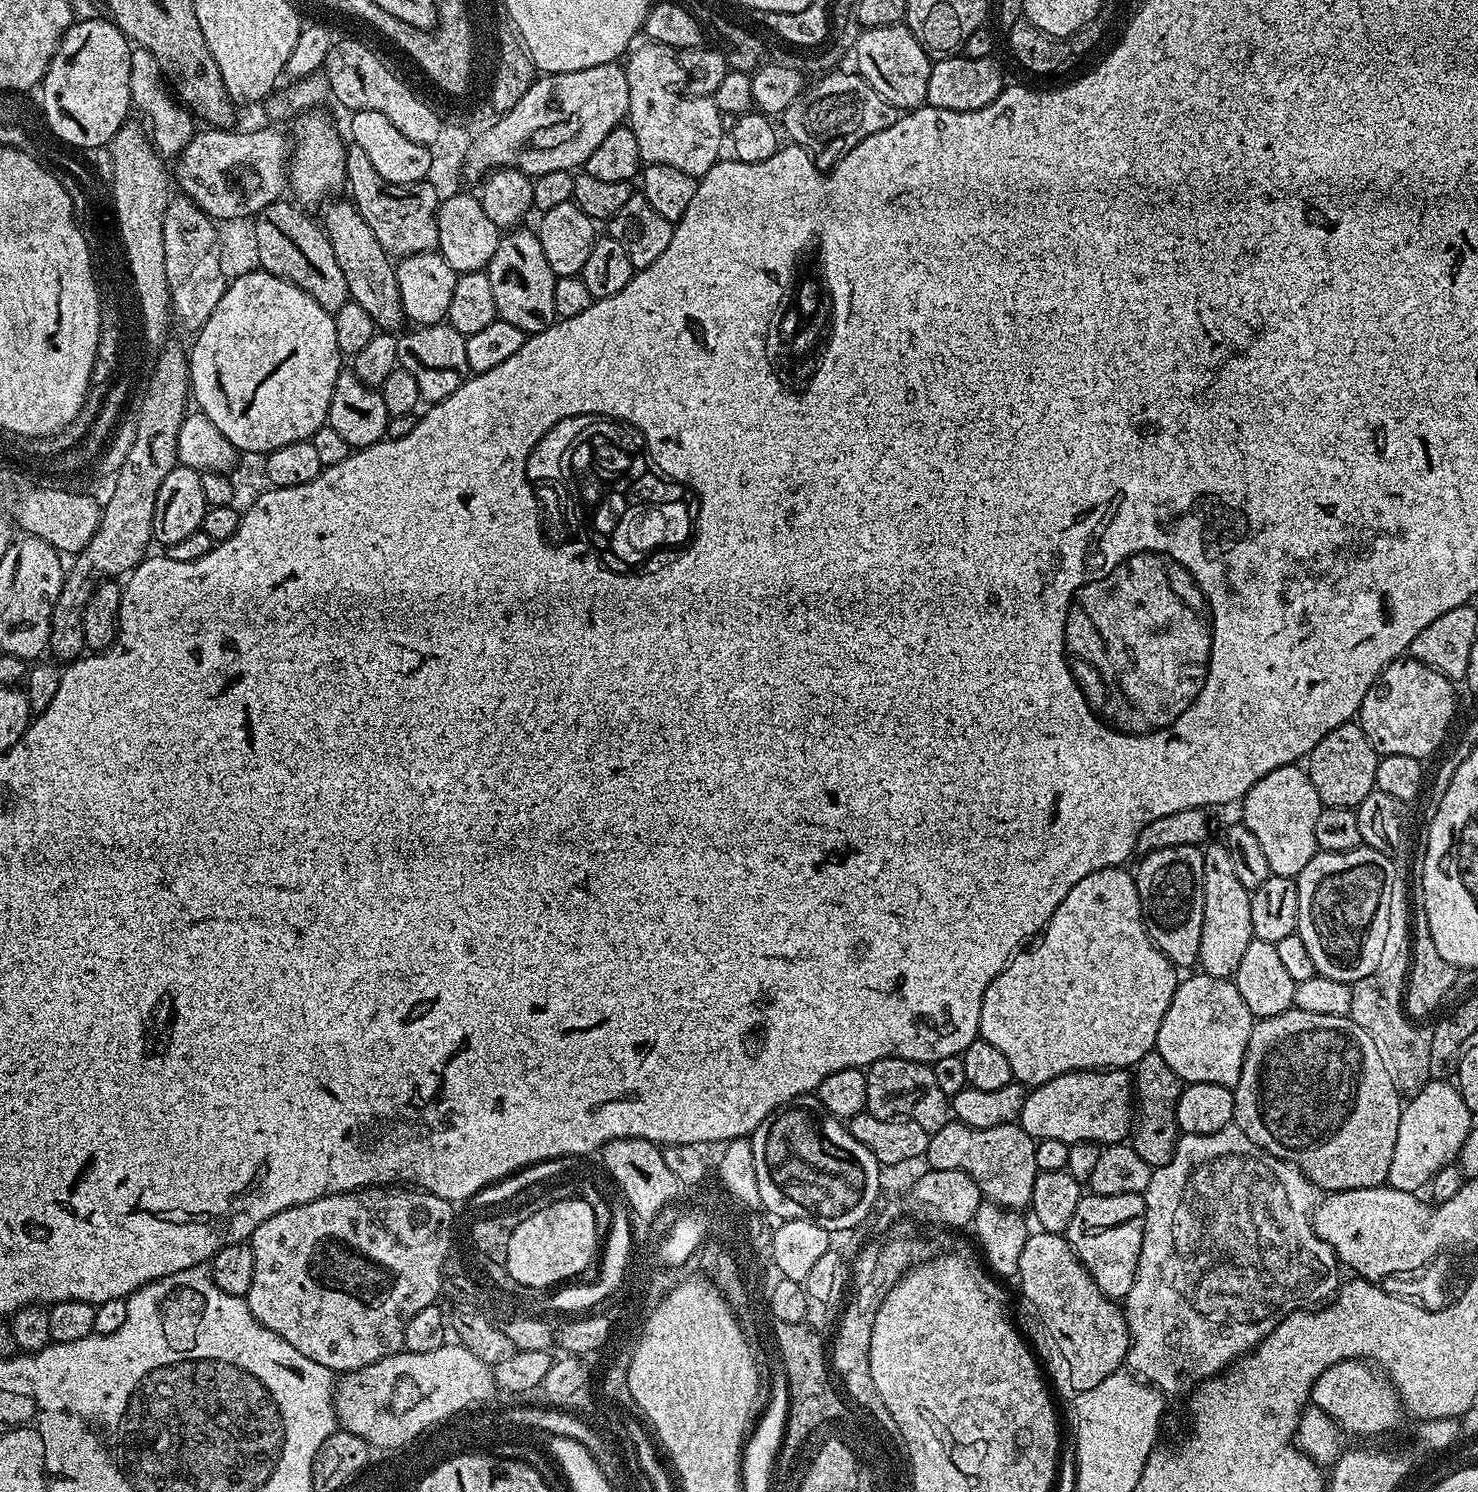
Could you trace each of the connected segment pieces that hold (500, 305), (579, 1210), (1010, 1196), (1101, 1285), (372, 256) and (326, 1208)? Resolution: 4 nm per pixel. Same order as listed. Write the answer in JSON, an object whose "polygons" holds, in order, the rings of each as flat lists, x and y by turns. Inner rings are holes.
{"polygons":[[[520,226,501,235,498,250,494,250,494,258,490,258,486,271,494,293,497,317,510,322,510,326,518,326,518,330,531,334,544,332,558,319,554,310,557,276,550,270,550,262,546,262,539,235,535,231,527,232,526,229,527,227]],[[581,1200,554,1201,538,1209,536,1214,526,1218,526,1222,519,1223,503,1250,503,1263,514,1281,523,1288,545,1290,561,1282,568,1282,566,1280,571,1276,586,1271,591,1266,592,1259,597,1259,598,1237,594,1212]],[[950,1122,942,1126,942,1130,931,1133,926,1153,927,1167,938,1170,962,1170,978,1182,978,1190,985,1201,998,1204,1002,1208,1024,1210,1031,1205,1034,1194,1034,1178,1036,1177,1036,1163,1034,1150,1036,1141,1026,1130,1020,1128,1019,1123,990,1126,989,1128,971,1128,959,1122]],[[1141,1194,1081,1195,1078,1210,1070,1218,1066,1233,1069,1246,1080,1257,1084,1269,1094,1278,1098,1290,1110,1300,1123,1301,1138,1270,1138,1254,1144,1233,1144,1198]],[[333,199,323,209,325,212,322,227,334,246,334,258,338,258,338,266,342,266,342,275,346,278,351,303,362,306,362,310,366,310,366,314,374,318,377,329,396,330,396,327,406,320,398,294,396,264,393,257,389,256,386,250,382,250,382,242,374,238,374,230,370,230,366,218,362,218,351,199,340,199]],[[377,1186,375,1188,360,1188,356,1192,339,1192,318,1198,314,1202,306,1202,298,1206,290,1206,290,1210,282,1210,274,1214,274,1218,266,1218,262,1226,254,1230,250,1237,252,1253,254,1254,254,1282,250,1282,250,1290,247,1294,247,1302,254,1318,266,1330,274,1330,278,1338,290,1342,298,1354,306,1354,310,1362,318,1362,318,1366,326,1366,334,1374,343,1374,362,1370,362,1366,370,1366,370,1362,378,1362,390,1354,401,1351,404,1347,404,1335,406,1334,406,1322,418,1314,426,1306,437,1303,436,1295,440,1292,440,1279,445,1279,446,1271,444,1263,447,1262,448,1252,454,1248,452,1242,452,1208,453,1201,443,1200,429,1192,413,1190,408,1186],[406,1230,414,1230,414,1240,420,1244,416,1250,420,1250,416,1260,420,1266,410,1268,410,1280,406,1280]]]}

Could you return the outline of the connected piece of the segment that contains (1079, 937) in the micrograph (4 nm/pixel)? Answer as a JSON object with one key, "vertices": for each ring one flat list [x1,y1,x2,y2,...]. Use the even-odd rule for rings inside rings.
{"vertices":[[1117,866,1086,874,1086,878,1080,879,1078,886,1074,886,1074,890,1070,890,1070,894,1066,894,1066,898,1062,898,1058,910,1054,910,1050,922,1044,927,1039,939,1035,941,1035,943,1037,942,1036,949,1033,952,1017,951,1016,955,1000,971,998,978,994,978,994,982,990,982,986,994,982,998,979,1039,990,1042,990,1046,998,1046,998,1050,1002,1050,1002,1054,1006,1054,1006,1062,1010,1062,1013,1081,1025,1086,1035,1086,1050,1082,1067,1072,1110,1068,1128,1070,1135,1066,1146,1053,1155,1049,1158,1026,1162,1026,1162,1018,1170,1006,1170,998,1174,998,1174,990,1178,983,1178,969,1160,953,1160,949,1148,937,1148,931,1144,929,1136,878,1131,871,1127,872,1126,869,1127,867]]}

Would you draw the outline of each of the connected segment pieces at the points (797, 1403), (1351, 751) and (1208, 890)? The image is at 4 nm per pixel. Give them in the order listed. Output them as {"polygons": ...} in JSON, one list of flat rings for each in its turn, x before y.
{"polygons":[[[780,1322,775,1325,774,1347,779,1363,784,1363,783,1379,788,1382,788,1423,784,1425,784,1442,780,1445,784,1460,788,1460,788,1448,792,1448,792,1444,796,1444,796,1440,800,1440,800,1436,804,1436,804,1432,812,1428,812,1424,820,1424,820,1420,828,1420,828,1416,844,1412,844,1408,840,1408,840,1400,832,1396,837,1385,830,1375,830,1356,826,1351,826,1340,807,1326,804,1322]],[[1349,722,1338,726,1338,730,1330,730,1330,734,1326,734,1326,738,1322,738,1322,742,1318,742,1318,746,1314,746,1312,753,1306,757,1306,771,1310,782,1314,782,1314,790,1318,790,1321,805,1325,808,1338,806,1339,808,1356,809,1376,787,1377,759,1378,754,1370,746,1359,723]],[[1209,842,1202,851,1202,942,1198,946,1198,968,1205,976,1235,977,1242,953,1254,938,1250,922,1249,888,1236,877,1228,848,1222,842]]]}

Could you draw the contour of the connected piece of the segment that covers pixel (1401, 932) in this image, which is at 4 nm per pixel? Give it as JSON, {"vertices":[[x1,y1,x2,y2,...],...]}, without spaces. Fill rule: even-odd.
{"vertices":[[1398,882,1390,893,1390,930,1386,934,1386,946,1382,946,1382,958,1378,966,1366,978,1357,980,1352,985,1352,1001,1348,1016,1370,1038,1374,1038,1374,1046,1378,1046,1378,1054,1382,1054,1382,1062,1392,1075,1396,1089,1402,1094,1411,1094,1422,1090,1422,1086,1430,1079,1430,1046,1432,1032,1429,1029,1415,1028,1413,1021,1404,1011,1404,985,1408,979,1408,965,1412,962,1412,929,1410,927,1410,913,1408,911,1408,885]]}

